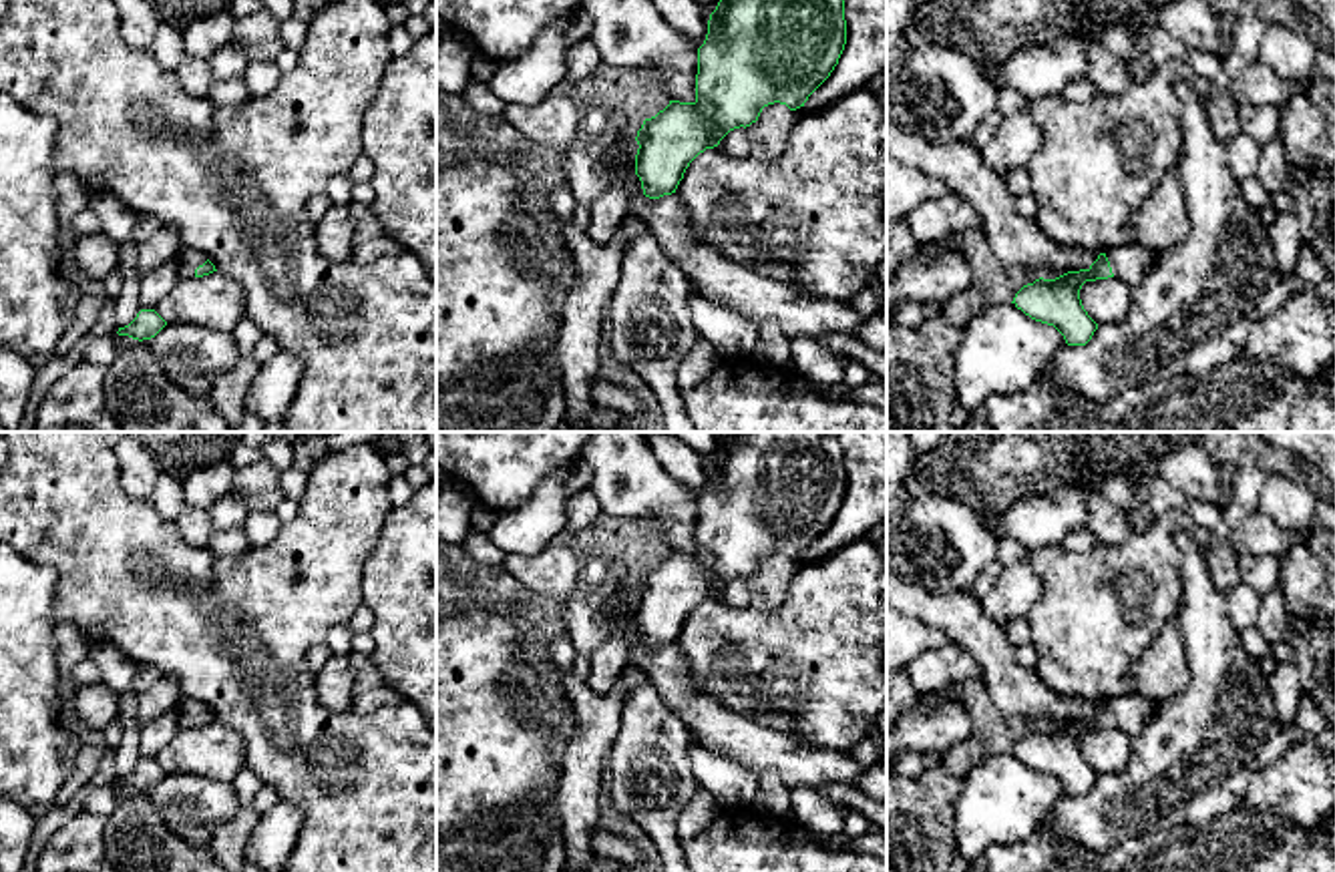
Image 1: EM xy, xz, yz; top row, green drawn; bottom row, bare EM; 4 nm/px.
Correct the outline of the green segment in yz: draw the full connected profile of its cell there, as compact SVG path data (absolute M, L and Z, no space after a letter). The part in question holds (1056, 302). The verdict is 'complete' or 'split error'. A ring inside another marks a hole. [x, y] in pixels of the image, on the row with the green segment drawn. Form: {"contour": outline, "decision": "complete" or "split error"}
{"contour": "M1140 243L1114 247L1100 253L1088 269L1068 271L1056 279L1039 277L1023 285L1011 303L1031 319L1054 325L1068 346L1086 346L1098 323L1082 305L1082 285L1086 281L1116 277L1136 287L1152 261L1154 251Z", "decision": "split error"}

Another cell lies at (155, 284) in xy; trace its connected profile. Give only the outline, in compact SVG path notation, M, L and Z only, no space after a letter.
M177 255L141 277L139 303L143 309L155 309L179 281Z

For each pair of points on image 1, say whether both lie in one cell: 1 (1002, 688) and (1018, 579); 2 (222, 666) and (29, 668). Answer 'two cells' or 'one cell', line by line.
1: two cells
2: two cells

